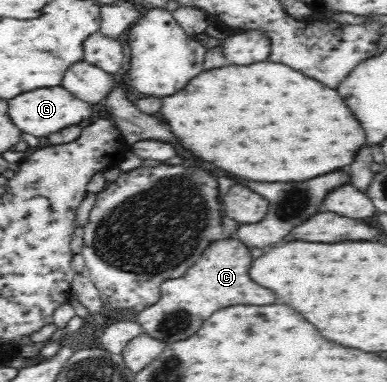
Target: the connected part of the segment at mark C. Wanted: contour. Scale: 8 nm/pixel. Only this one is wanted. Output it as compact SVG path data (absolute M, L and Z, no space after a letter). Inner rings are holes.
M217 240L205 250L205 254L201 254L201 260L187 272L185 278L161 284L161 300L139 312L134 320L141 325L145 335L171 344L195 334L199 326L219 308L235 304L273 304L275 294L249 278L251 262L251 252L241 240Z

